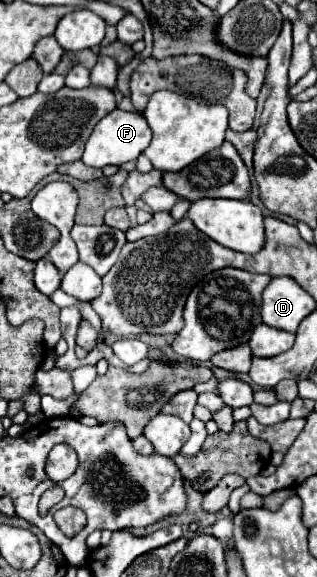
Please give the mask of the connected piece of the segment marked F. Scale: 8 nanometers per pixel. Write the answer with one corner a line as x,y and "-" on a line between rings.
116,108
94,126
94,130
92,130
92,134
90,134
88,142
86,142
82,162
86,162
92,168
104,168
108,164
122,166
124,162
136,160
140,156
140,152
150,144
150,138
152,138
152,132
150,132
148,122
146,122
146,118
142,114
124,112
124,110

